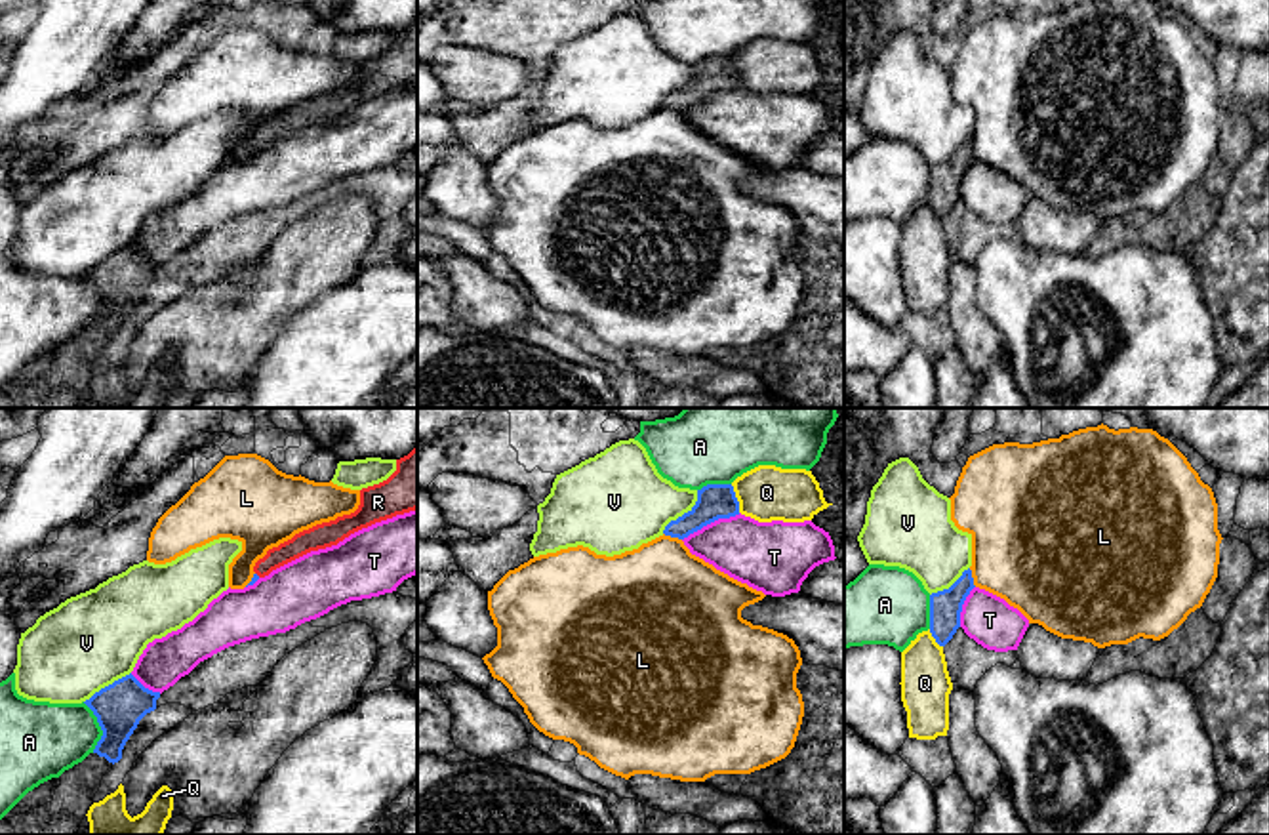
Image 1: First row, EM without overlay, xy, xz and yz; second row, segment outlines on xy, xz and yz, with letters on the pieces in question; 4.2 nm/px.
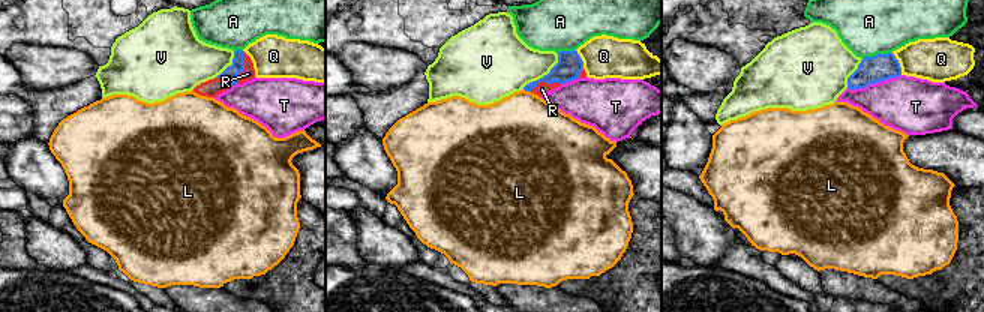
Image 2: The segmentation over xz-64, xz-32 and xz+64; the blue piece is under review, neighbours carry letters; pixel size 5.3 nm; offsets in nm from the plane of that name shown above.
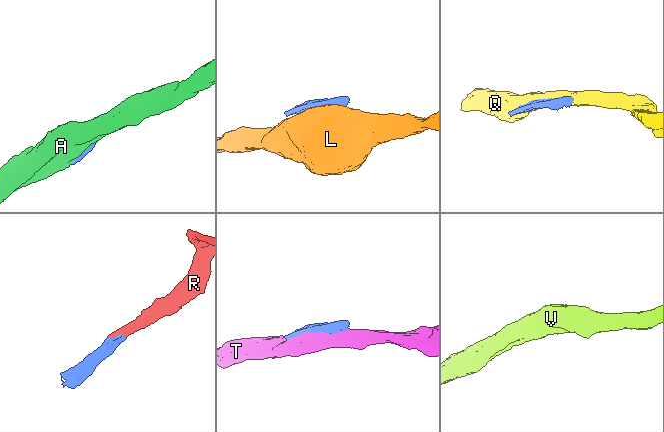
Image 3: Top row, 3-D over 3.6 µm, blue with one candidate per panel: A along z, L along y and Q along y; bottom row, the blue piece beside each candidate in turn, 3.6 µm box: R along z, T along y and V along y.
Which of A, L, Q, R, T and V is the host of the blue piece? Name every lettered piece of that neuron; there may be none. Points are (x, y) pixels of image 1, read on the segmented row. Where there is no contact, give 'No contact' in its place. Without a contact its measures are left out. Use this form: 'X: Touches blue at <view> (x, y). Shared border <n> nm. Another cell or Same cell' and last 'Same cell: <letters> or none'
A: Touches blue at xy (100, 725). Shared border 220 nm. Another cell
L: Touches blue at xz (673, 536). Shared border 90 nm. Another cell
Q: Touches blue at xz (736, 498). Shared border 130 nm. Another cell
R: No contact. Same cell
T: Touches blue at xz (711, 521). Shared border 280 nm. Another cell
V: Touches blue at xz (684, 513). Shared border 240 nm. Another cell
Same cell: R

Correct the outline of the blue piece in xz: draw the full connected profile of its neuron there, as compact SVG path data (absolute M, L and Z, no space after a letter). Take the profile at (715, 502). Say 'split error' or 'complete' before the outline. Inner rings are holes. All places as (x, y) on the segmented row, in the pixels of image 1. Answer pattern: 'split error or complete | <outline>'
complete | M707 484L697 490L695 505L676 520L671 520L663 534L684 540L718 519L730 519L735 515L739 515L739 501L735 498L734 486Z

